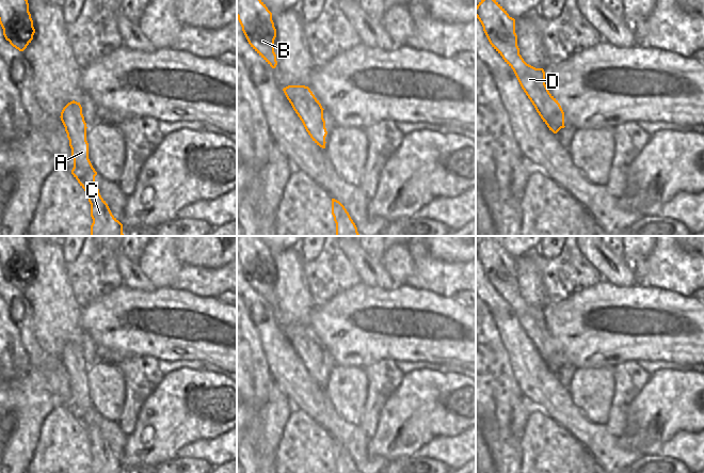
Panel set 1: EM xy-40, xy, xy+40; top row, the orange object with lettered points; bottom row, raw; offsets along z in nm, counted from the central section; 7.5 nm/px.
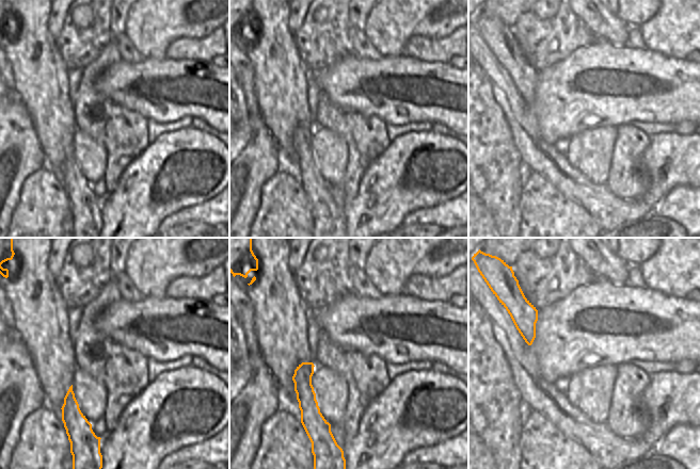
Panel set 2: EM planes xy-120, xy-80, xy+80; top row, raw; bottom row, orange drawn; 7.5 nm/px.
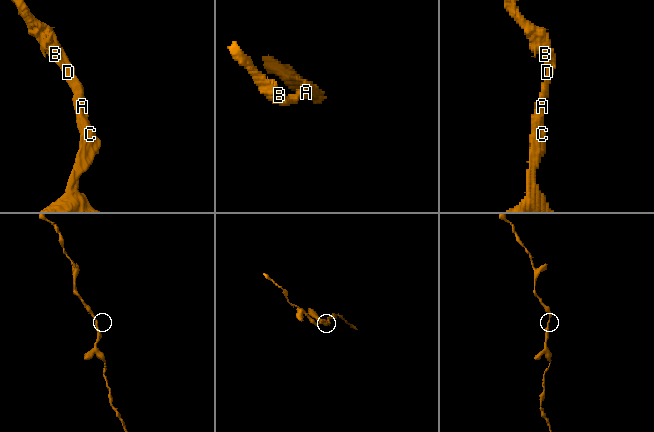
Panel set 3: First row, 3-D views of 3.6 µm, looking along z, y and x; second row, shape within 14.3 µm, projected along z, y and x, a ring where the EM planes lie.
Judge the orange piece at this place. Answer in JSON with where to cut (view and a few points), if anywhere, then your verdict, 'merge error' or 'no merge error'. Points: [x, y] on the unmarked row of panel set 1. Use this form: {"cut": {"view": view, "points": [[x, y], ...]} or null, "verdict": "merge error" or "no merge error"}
{"cut": null, "verdict": "no merge error"}

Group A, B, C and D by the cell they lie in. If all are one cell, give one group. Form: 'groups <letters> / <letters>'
groups A B C D

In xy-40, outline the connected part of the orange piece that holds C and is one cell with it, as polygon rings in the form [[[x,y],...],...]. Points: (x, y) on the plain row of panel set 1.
[[[68,342],[61,351],[61,360],[65,366],[74,407],[71,413],[84,428],[91,443],[91,473],[123,473],[123,463],[112,454],[108,443],[101,437],[95,424],[97,411],[89,398],[86,380],[86,362],[80,342]]]

